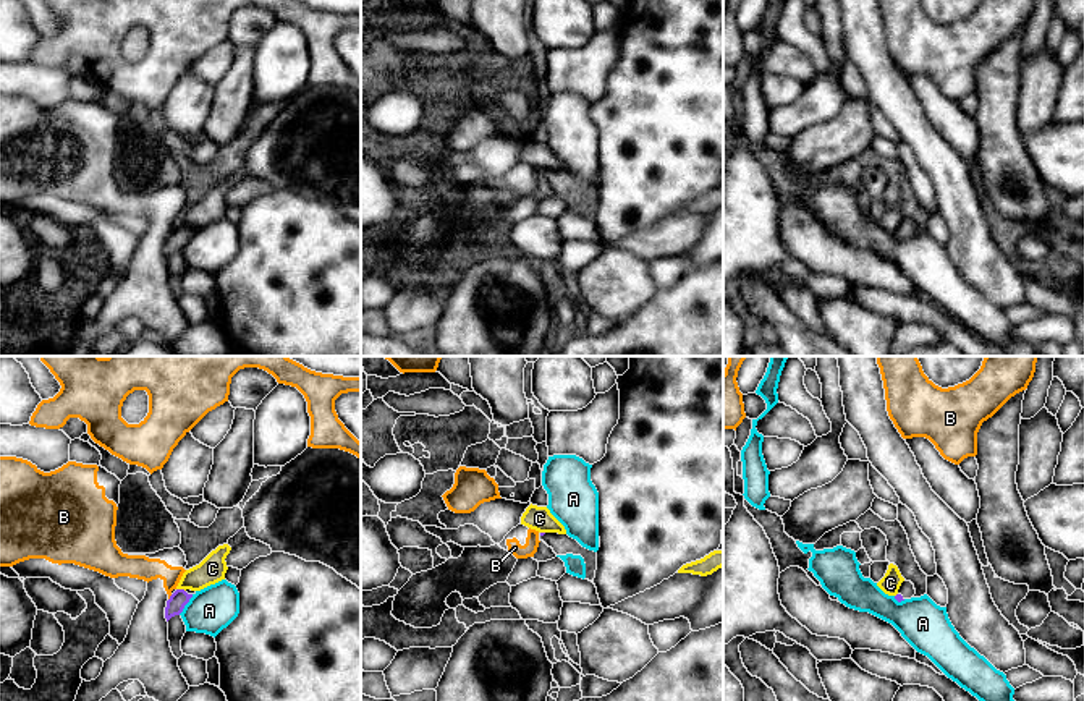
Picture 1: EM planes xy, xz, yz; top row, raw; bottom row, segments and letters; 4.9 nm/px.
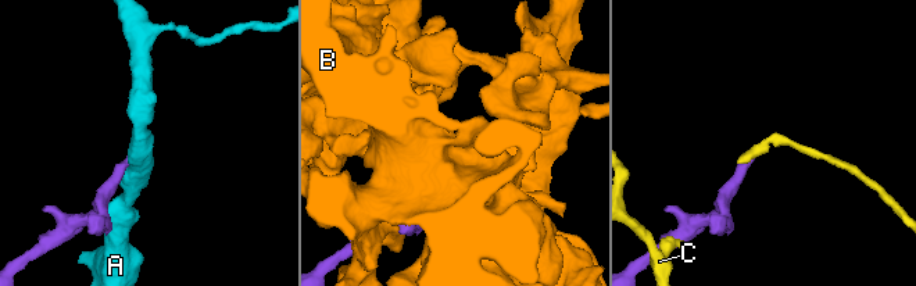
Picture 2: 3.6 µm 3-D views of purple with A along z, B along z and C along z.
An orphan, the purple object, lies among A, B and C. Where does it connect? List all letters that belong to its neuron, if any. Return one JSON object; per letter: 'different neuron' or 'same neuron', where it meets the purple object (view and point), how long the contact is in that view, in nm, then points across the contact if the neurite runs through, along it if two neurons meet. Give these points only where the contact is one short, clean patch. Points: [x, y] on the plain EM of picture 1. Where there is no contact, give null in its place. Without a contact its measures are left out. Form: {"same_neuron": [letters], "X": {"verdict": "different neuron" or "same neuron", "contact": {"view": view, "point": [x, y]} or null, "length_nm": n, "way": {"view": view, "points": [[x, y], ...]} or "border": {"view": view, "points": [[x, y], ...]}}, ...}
{"same_neuron": [], "A": {"verdict": "different neuron", "contact": {"view": "xy", "point": [186, 240]}, "length_nm": 130, "border": {"view": "xy", "points": [[193, 232], [178, 251]]}}, "B": {"verdict": "different neuron", "contact": {"view": "xy", "point": [170, 235]}, "length_nm": 40, "border": {"view": "xy", "points": [[172, 232], [169, 237]]}}, "C": {"verdict": "different neuron", "contact": {"view": "xy", "point": [182, 227]}, "length_nm": 50}}

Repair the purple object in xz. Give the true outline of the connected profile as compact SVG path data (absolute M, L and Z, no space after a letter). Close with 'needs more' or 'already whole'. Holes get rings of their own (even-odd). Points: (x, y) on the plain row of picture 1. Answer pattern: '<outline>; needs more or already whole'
M540 170L540 178L544 178L548 185L553 186L557 193L581 193L586 201L586 215L594 220L595 207L597 207L597 189L582 185L576 176L568 172L558 170Z; needs more

